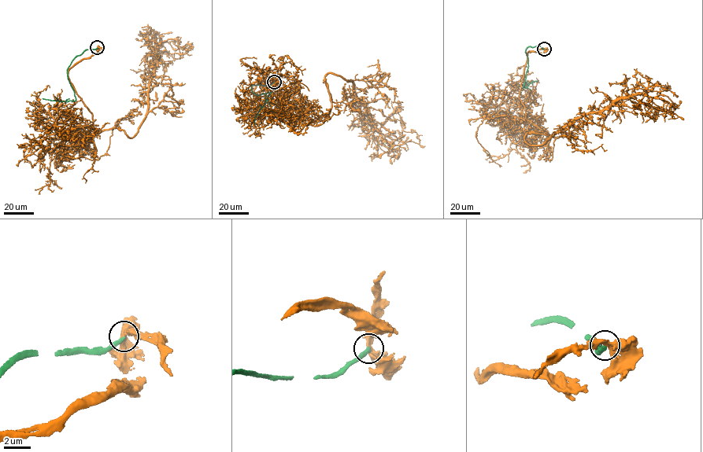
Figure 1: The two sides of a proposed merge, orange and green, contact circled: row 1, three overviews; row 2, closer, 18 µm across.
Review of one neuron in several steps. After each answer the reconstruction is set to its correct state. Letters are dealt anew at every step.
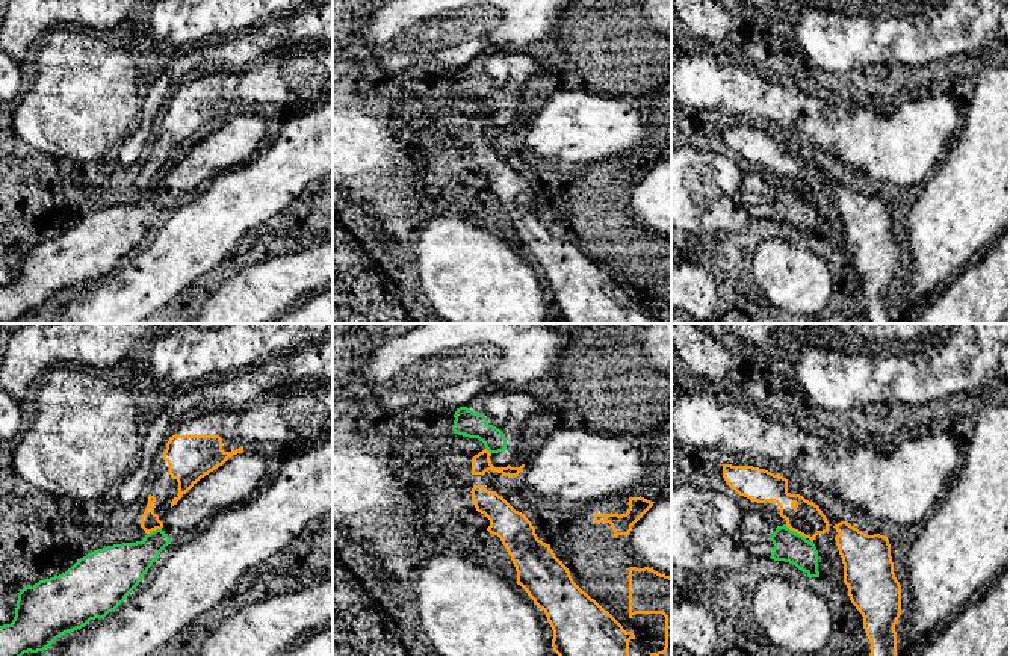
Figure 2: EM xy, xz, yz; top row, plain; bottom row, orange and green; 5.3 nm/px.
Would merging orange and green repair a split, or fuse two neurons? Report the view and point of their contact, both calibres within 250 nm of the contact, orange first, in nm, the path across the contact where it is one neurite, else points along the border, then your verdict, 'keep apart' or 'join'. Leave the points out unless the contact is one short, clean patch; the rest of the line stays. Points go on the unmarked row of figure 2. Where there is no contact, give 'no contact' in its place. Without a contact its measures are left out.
contact yz (796, 192); calibres 180 and 160 nm; border yz (785, 186), (805, 200); keep apart

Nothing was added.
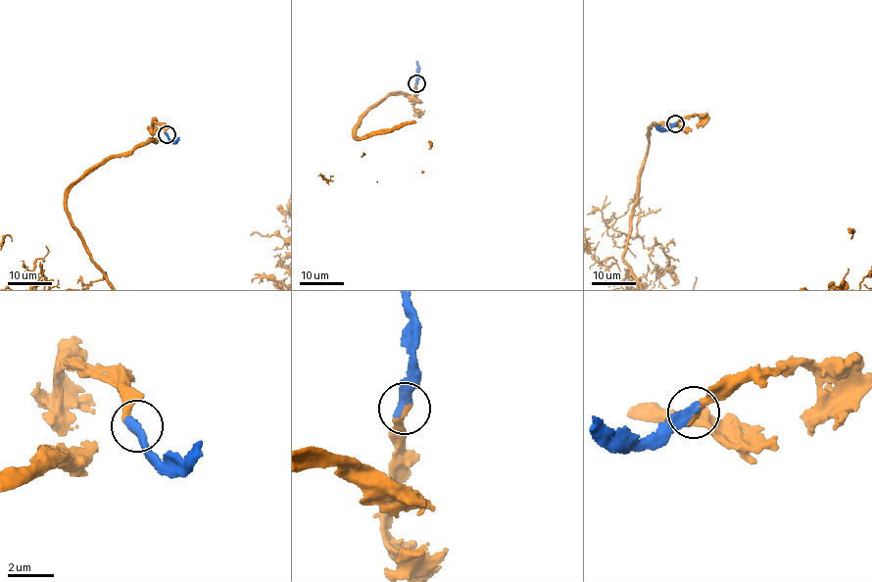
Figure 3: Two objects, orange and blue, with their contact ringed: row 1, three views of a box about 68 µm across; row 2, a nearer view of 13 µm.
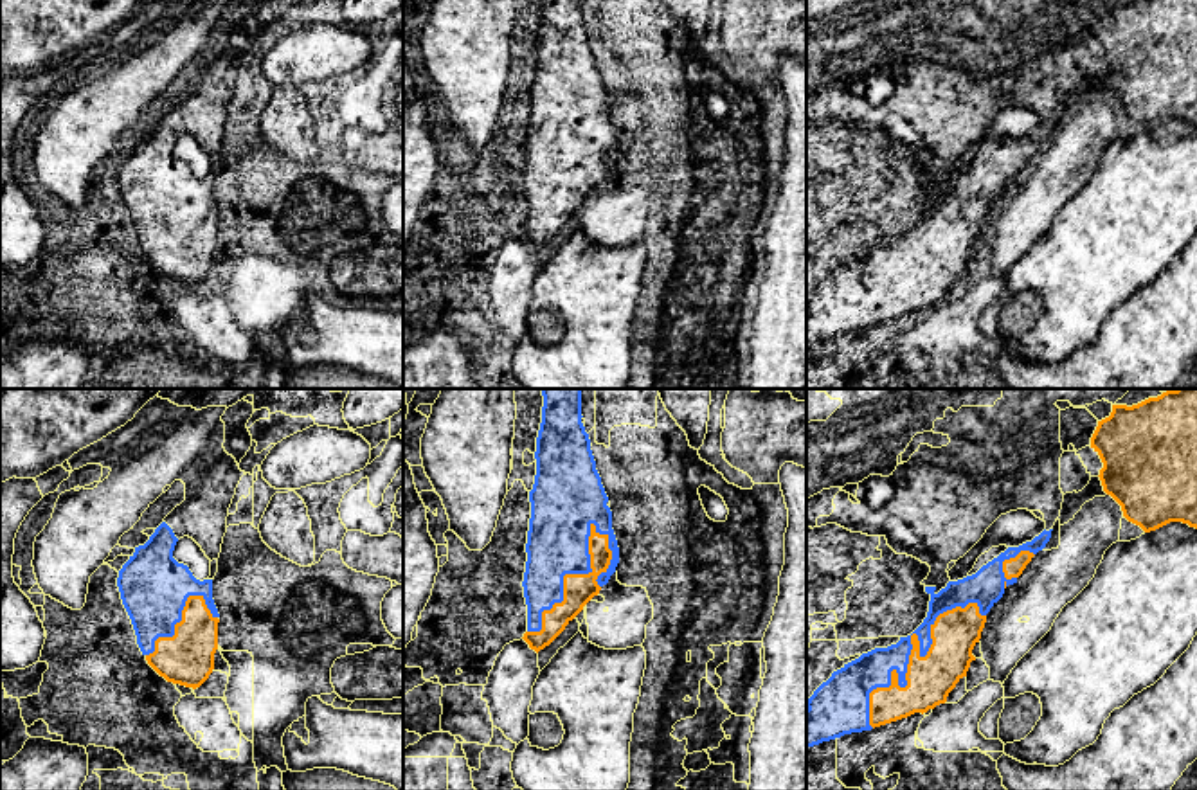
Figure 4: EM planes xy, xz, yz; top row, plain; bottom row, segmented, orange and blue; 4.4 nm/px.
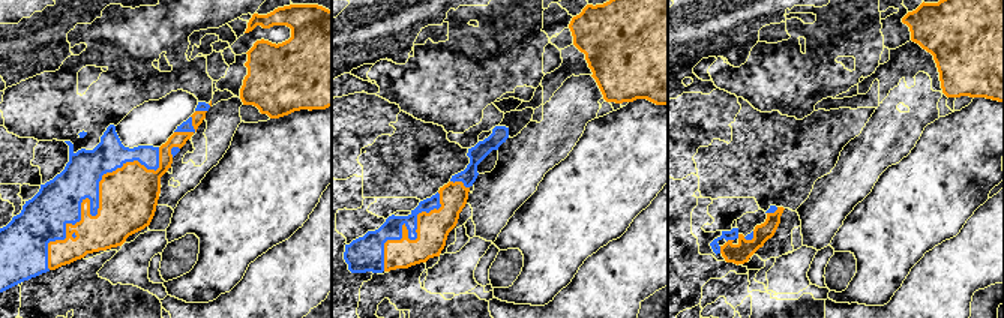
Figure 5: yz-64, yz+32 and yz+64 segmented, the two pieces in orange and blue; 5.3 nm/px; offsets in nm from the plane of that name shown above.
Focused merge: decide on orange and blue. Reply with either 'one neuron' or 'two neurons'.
one neuron

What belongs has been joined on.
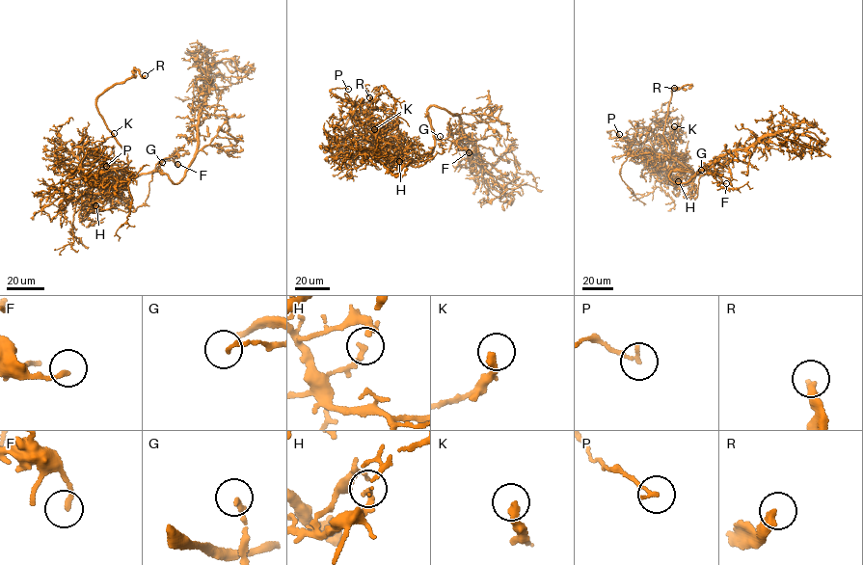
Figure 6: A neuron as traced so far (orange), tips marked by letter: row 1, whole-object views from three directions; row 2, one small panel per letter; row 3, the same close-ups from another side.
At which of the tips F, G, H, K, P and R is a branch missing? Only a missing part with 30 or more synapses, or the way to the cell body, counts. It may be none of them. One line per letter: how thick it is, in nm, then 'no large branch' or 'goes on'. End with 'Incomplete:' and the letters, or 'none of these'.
F: 200 nm thick; no large branch
G: 140 nm thick; no large branch
H: 200 nm thick; no large branch
K: 280 nm thick; no large branch
P: 150 nm thick; no large branch
R: 320 nm thick; goes on
Incomplete: R

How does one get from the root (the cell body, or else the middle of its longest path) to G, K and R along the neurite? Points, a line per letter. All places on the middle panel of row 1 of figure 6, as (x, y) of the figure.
G: (429, 107), (431, 152), (419, 154), (399, 135), (395, 147), (404, 162), (418, 167), (444, 152), (440, 136)
K: (429, 107), (431, 152), (419, 154), (399, 135), (388, 133), (370, 142), (369, 149), (374, 129)
R: (429, 107), (434, 146), (419, 154), (391, 123), (375, 119), (345, 127), (358, 112), (370, 117), (369, 97)

